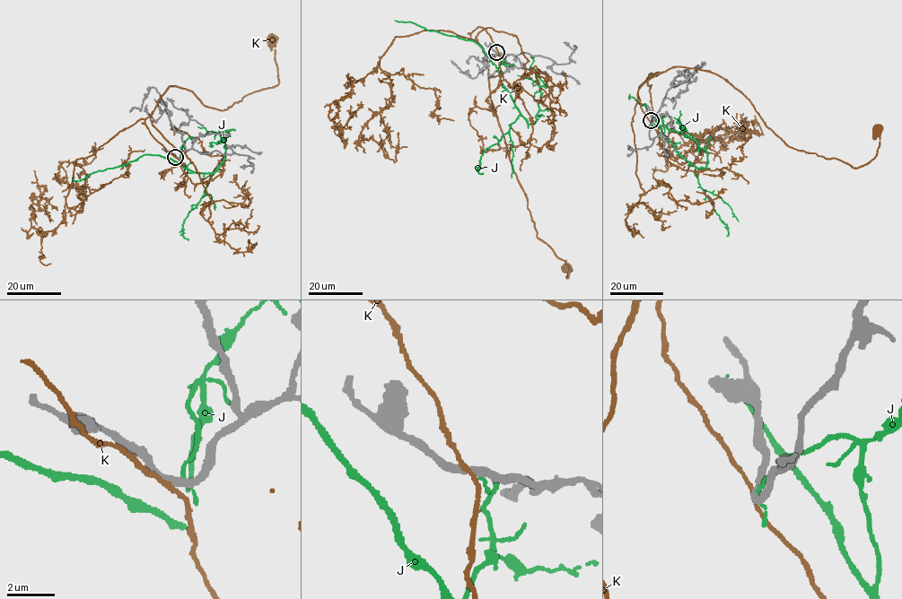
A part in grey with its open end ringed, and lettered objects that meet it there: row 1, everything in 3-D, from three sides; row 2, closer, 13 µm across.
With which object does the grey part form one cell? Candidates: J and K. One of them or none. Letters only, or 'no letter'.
no letter

